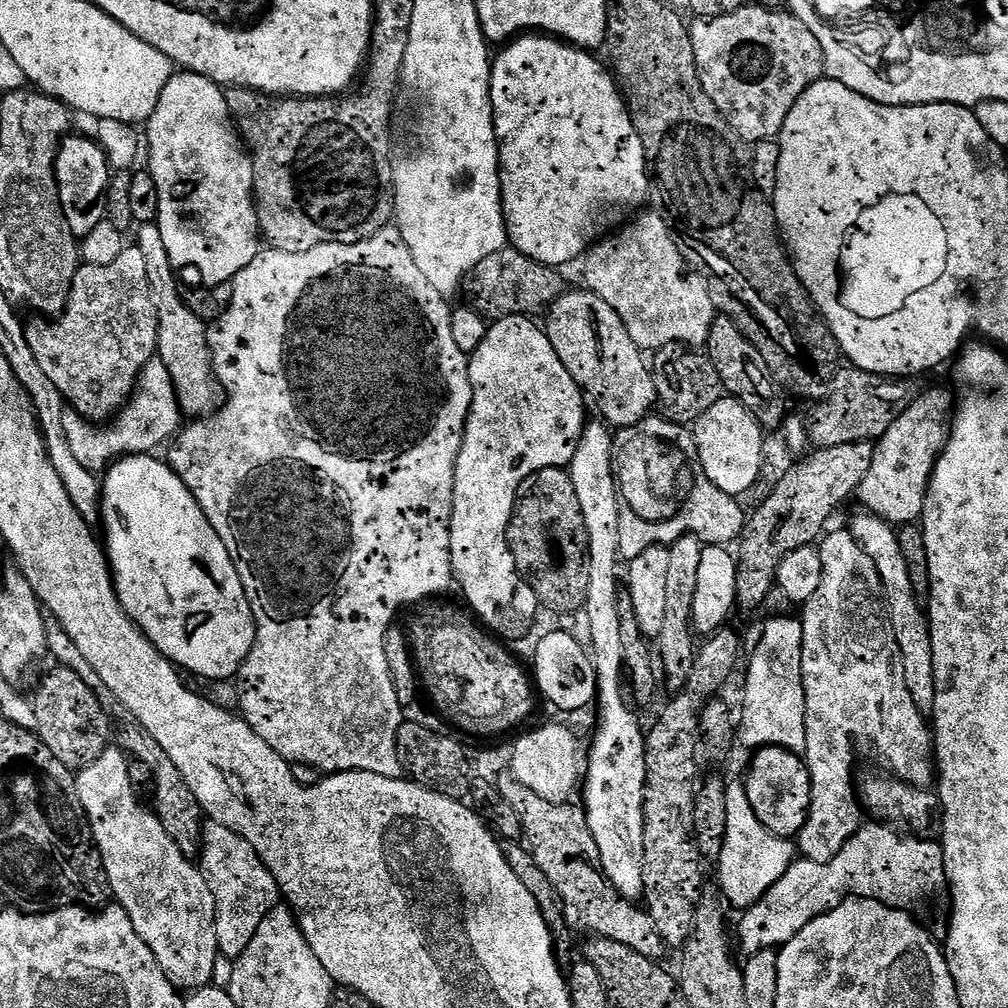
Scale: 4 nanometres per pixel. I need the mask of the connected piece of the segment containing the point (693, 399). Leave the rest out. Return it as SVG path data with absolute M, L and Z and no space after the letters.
M668 344L653 356L656 357L650 360L650 371L656 391L656 404L670 419L691 425L700 419L702 413L710 410L716 400L725 395L719 372L710 356L703 351L692 346Z

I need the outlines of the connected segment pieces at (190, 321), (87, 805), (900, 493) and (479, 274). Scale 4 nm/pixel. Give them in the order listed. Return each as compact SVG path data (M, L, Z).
M151 279L151 290L155 299L156 317L159 319L158 338L156 339L157 357L159 363L166 366L166 370L170 372L181 409L185 413L211 413L217 407L217 389L214 387L212 351L208 344L207 325L204 326L194 314L196 312L186 302L184 304L174 281Z
M109 746L94 763L79 769L74 776L76 796L80 799L79 811L86 817L90 839L95 851L100 853L100 861L104 863L104 873L115 903L124 908L126 914L130 914L137 934L148 943L150 950L156 955L156 961L162 966L168 981L177 990L207 988L213 983L216 959L221 959L222 956L214 894L211 893L201 869L184 857L183 850L176 845L175 838L164 829L163 822L150 809L140 805L136 788L132 785L132 776L128 773L128 764L130 765L129 757L119 747Z
M928 388L920 397L913 399L908 408L900 413L899 418L886 430L886 434L875 441L874 458L870 462L870 470L866 478L862 478L858 500L865 504L871 515L887 520L893 526L912 524L924 515L924 499L928 493L928 483L932 480L932 472L936 461L940 459L945 443L950 435L950 421L954 416L954 396L944 388Z
M505 246L502 250L490 254L490 258L482 258L482 262L474 266L466 280L467 303L485 318L535 317L535 312L543 313L551 308L555 300L566 291L563 278L556 272L559 271L555 267L536 264L516 248Z

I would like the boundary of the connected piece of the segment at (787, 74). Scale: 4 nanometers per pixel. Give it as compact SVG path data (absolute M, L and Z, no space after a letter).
M745 6L730 14L700 18L691 25L698 84L704 87L712 104L728 119L741 141L756 146L759 140L775 141L786 122L786 114L811 84L825 75L824 51L818 38L791 11L775 12L772 8Z

